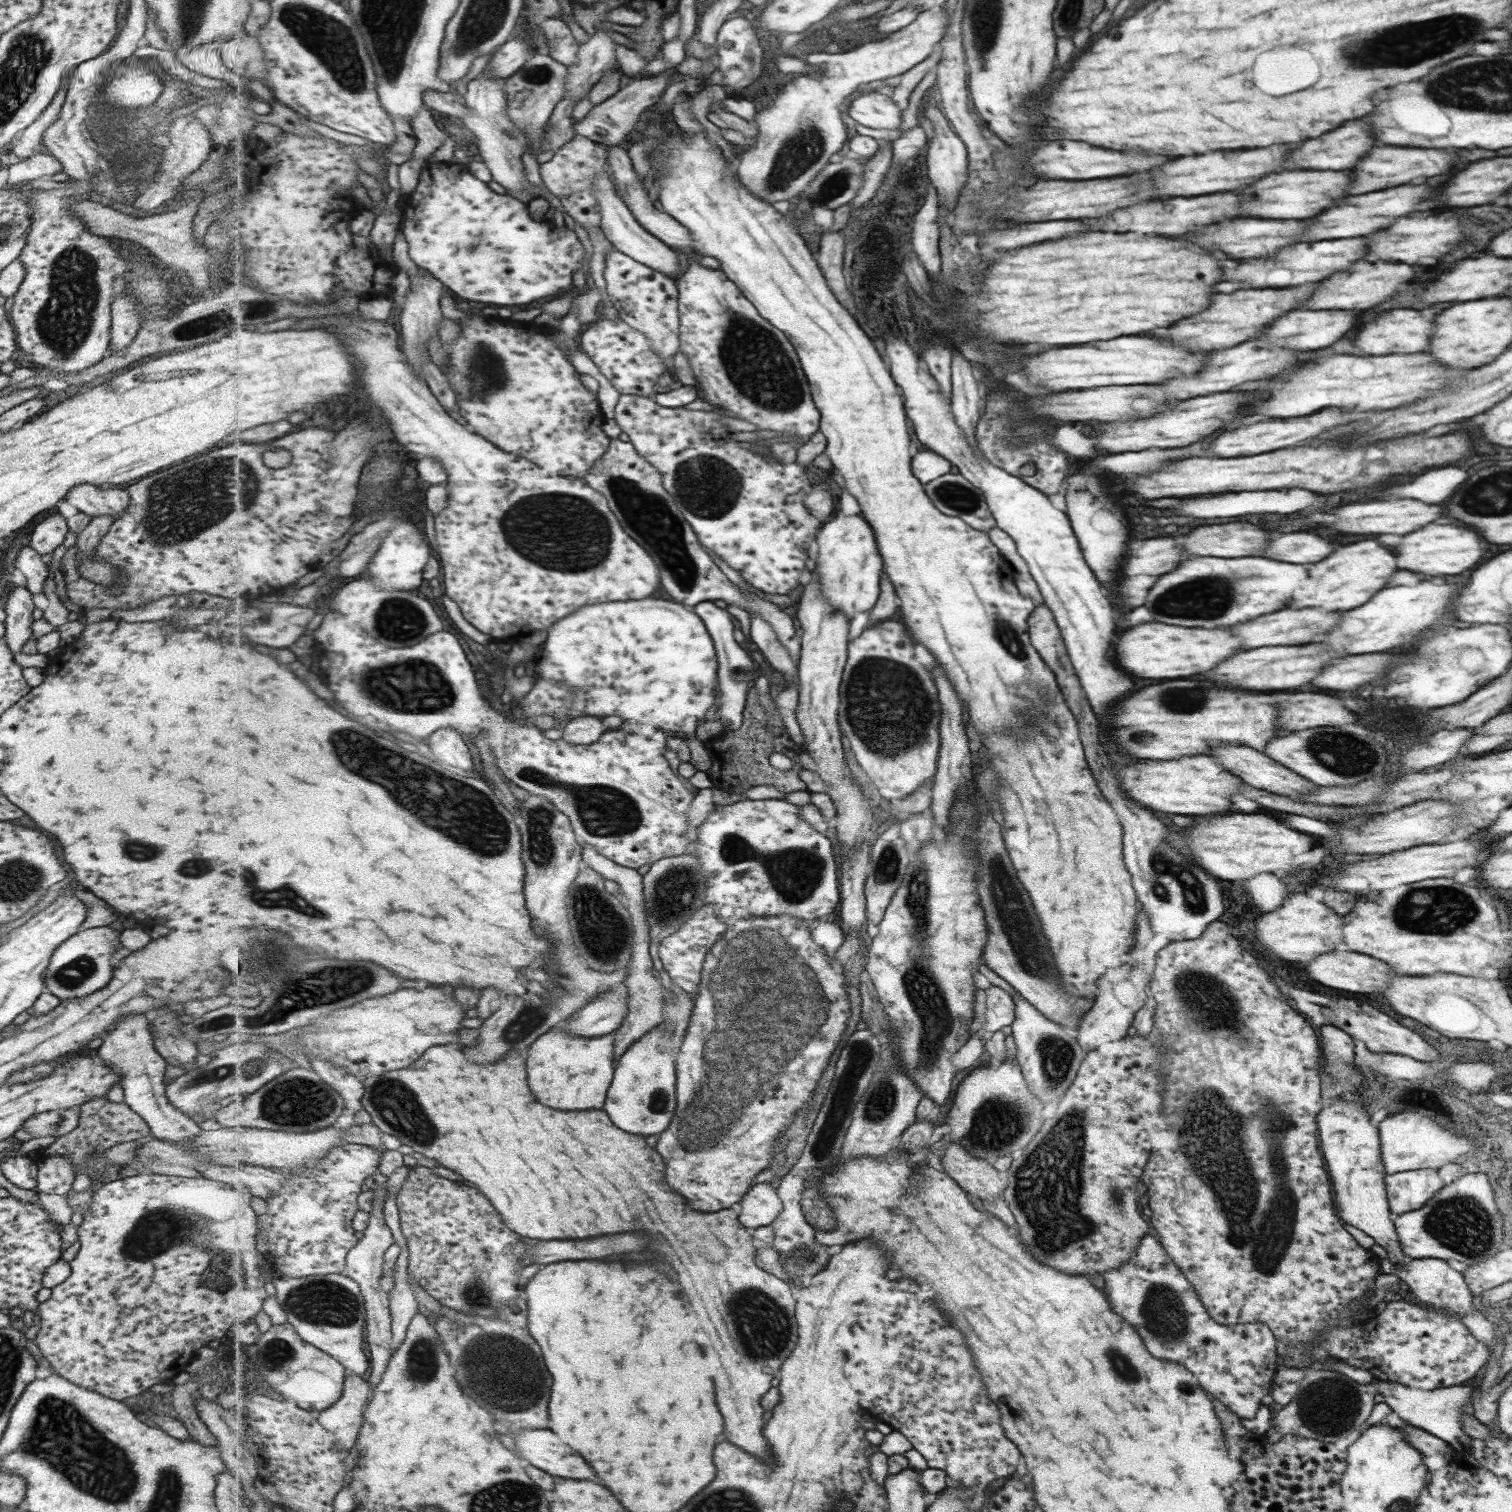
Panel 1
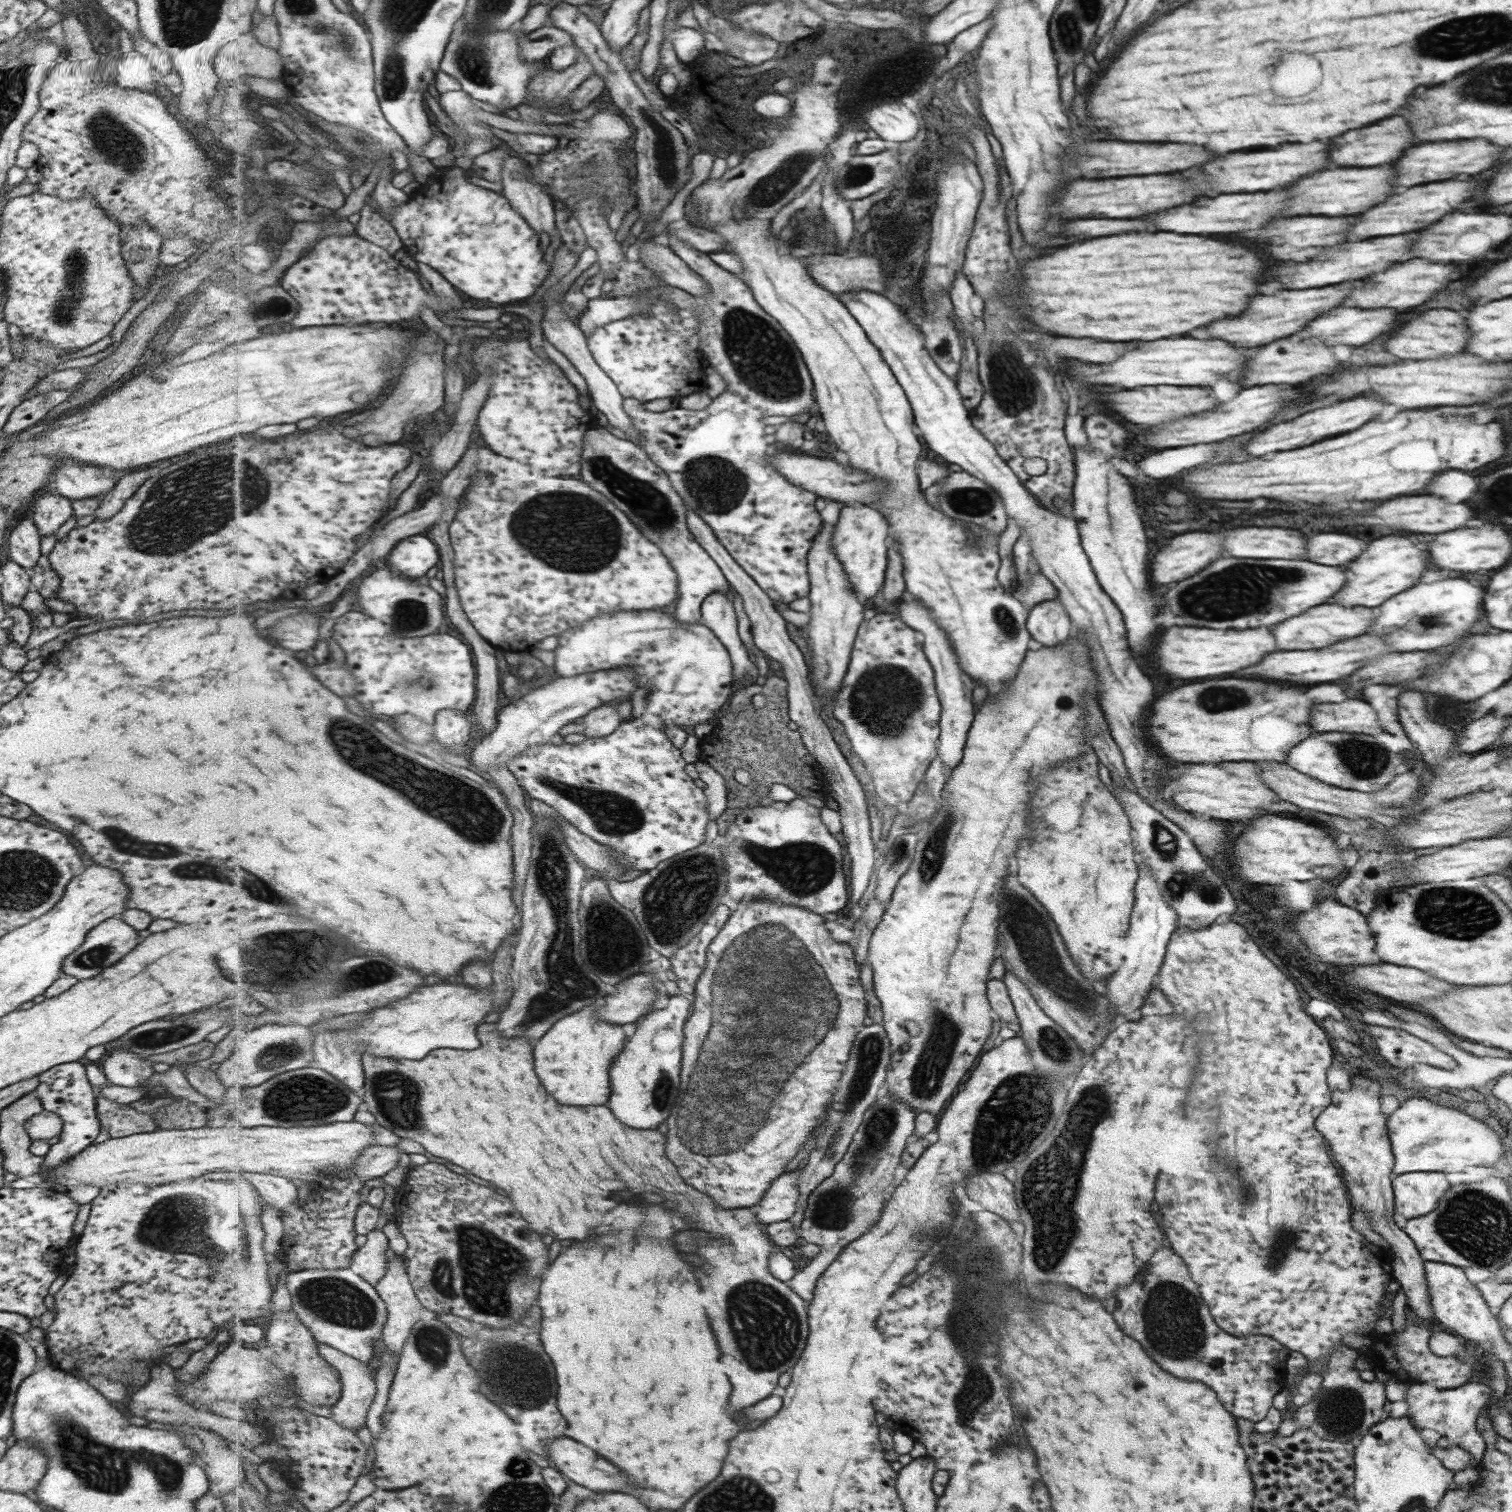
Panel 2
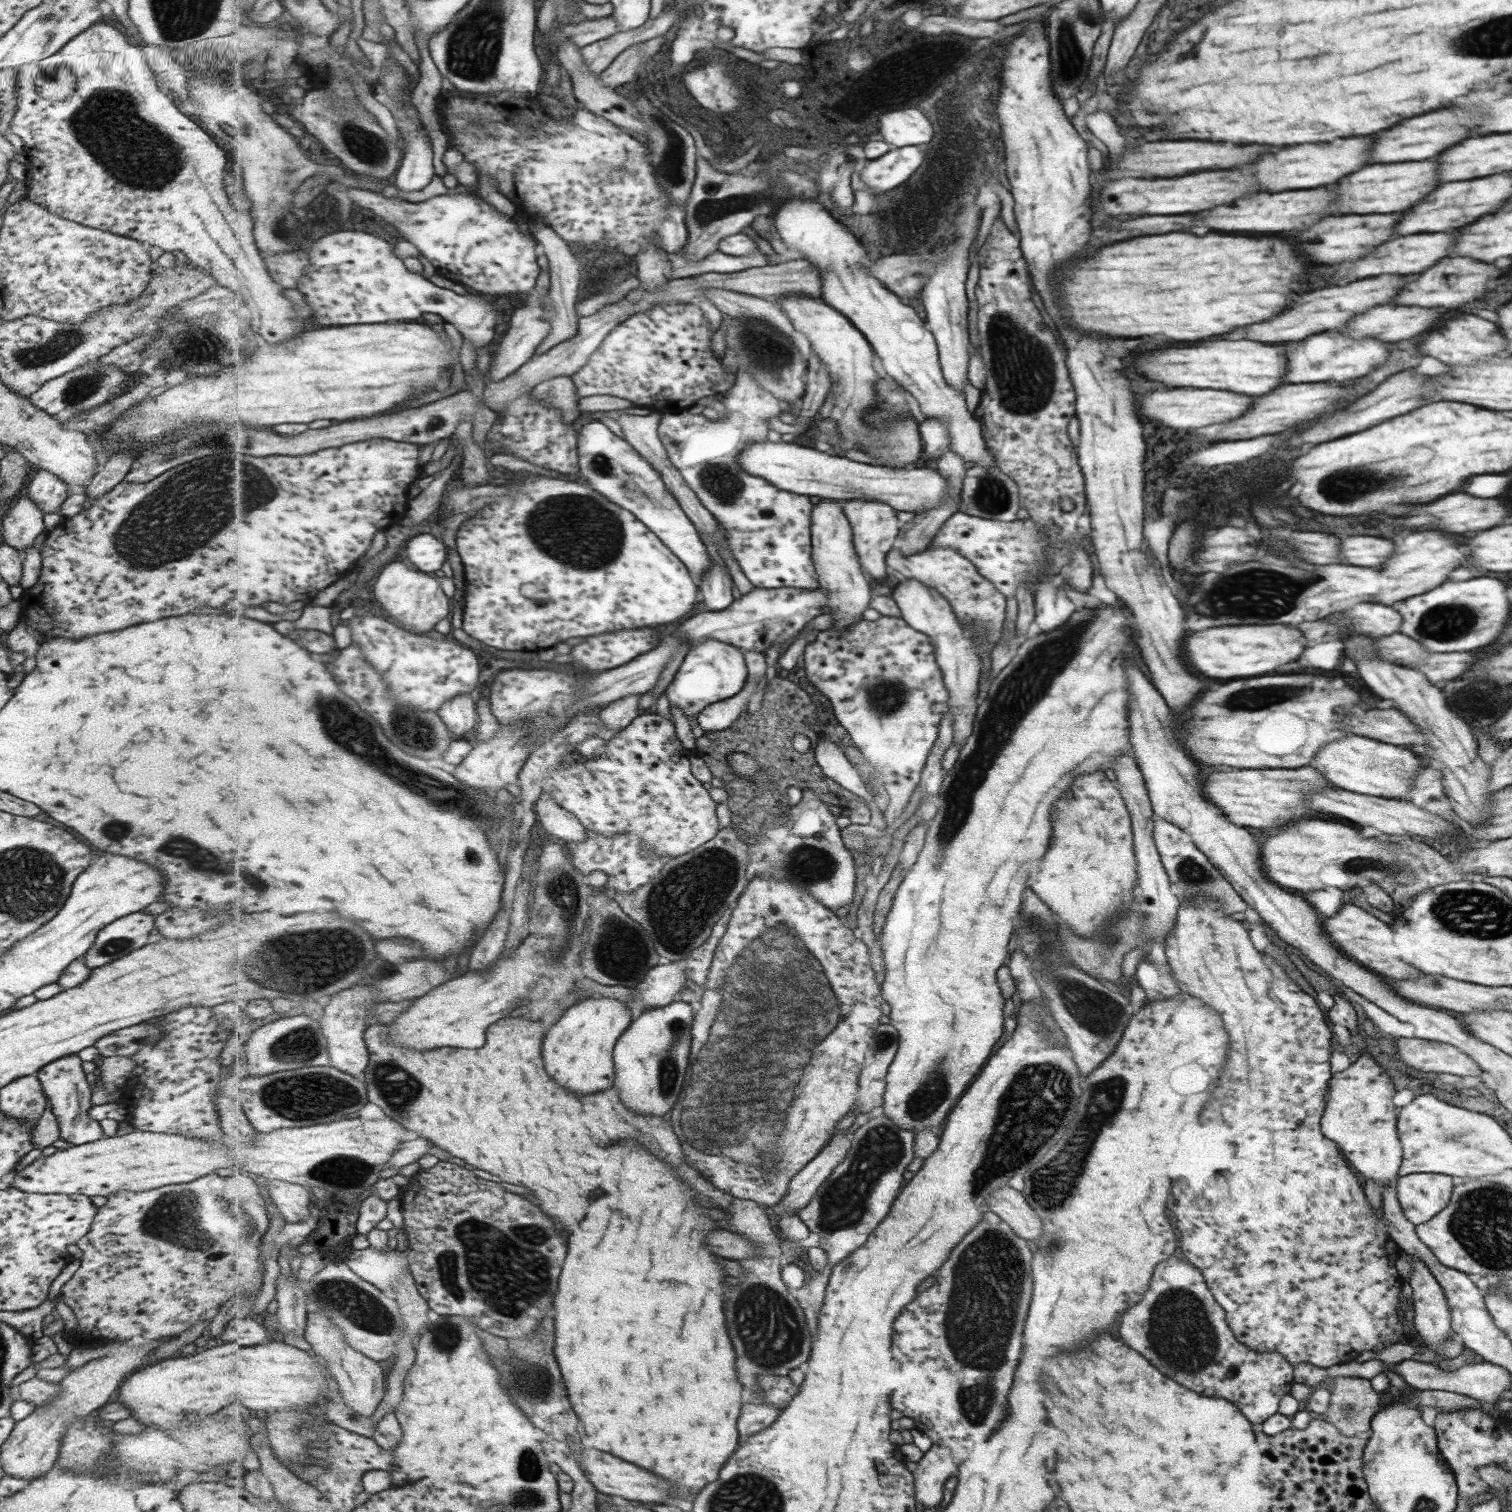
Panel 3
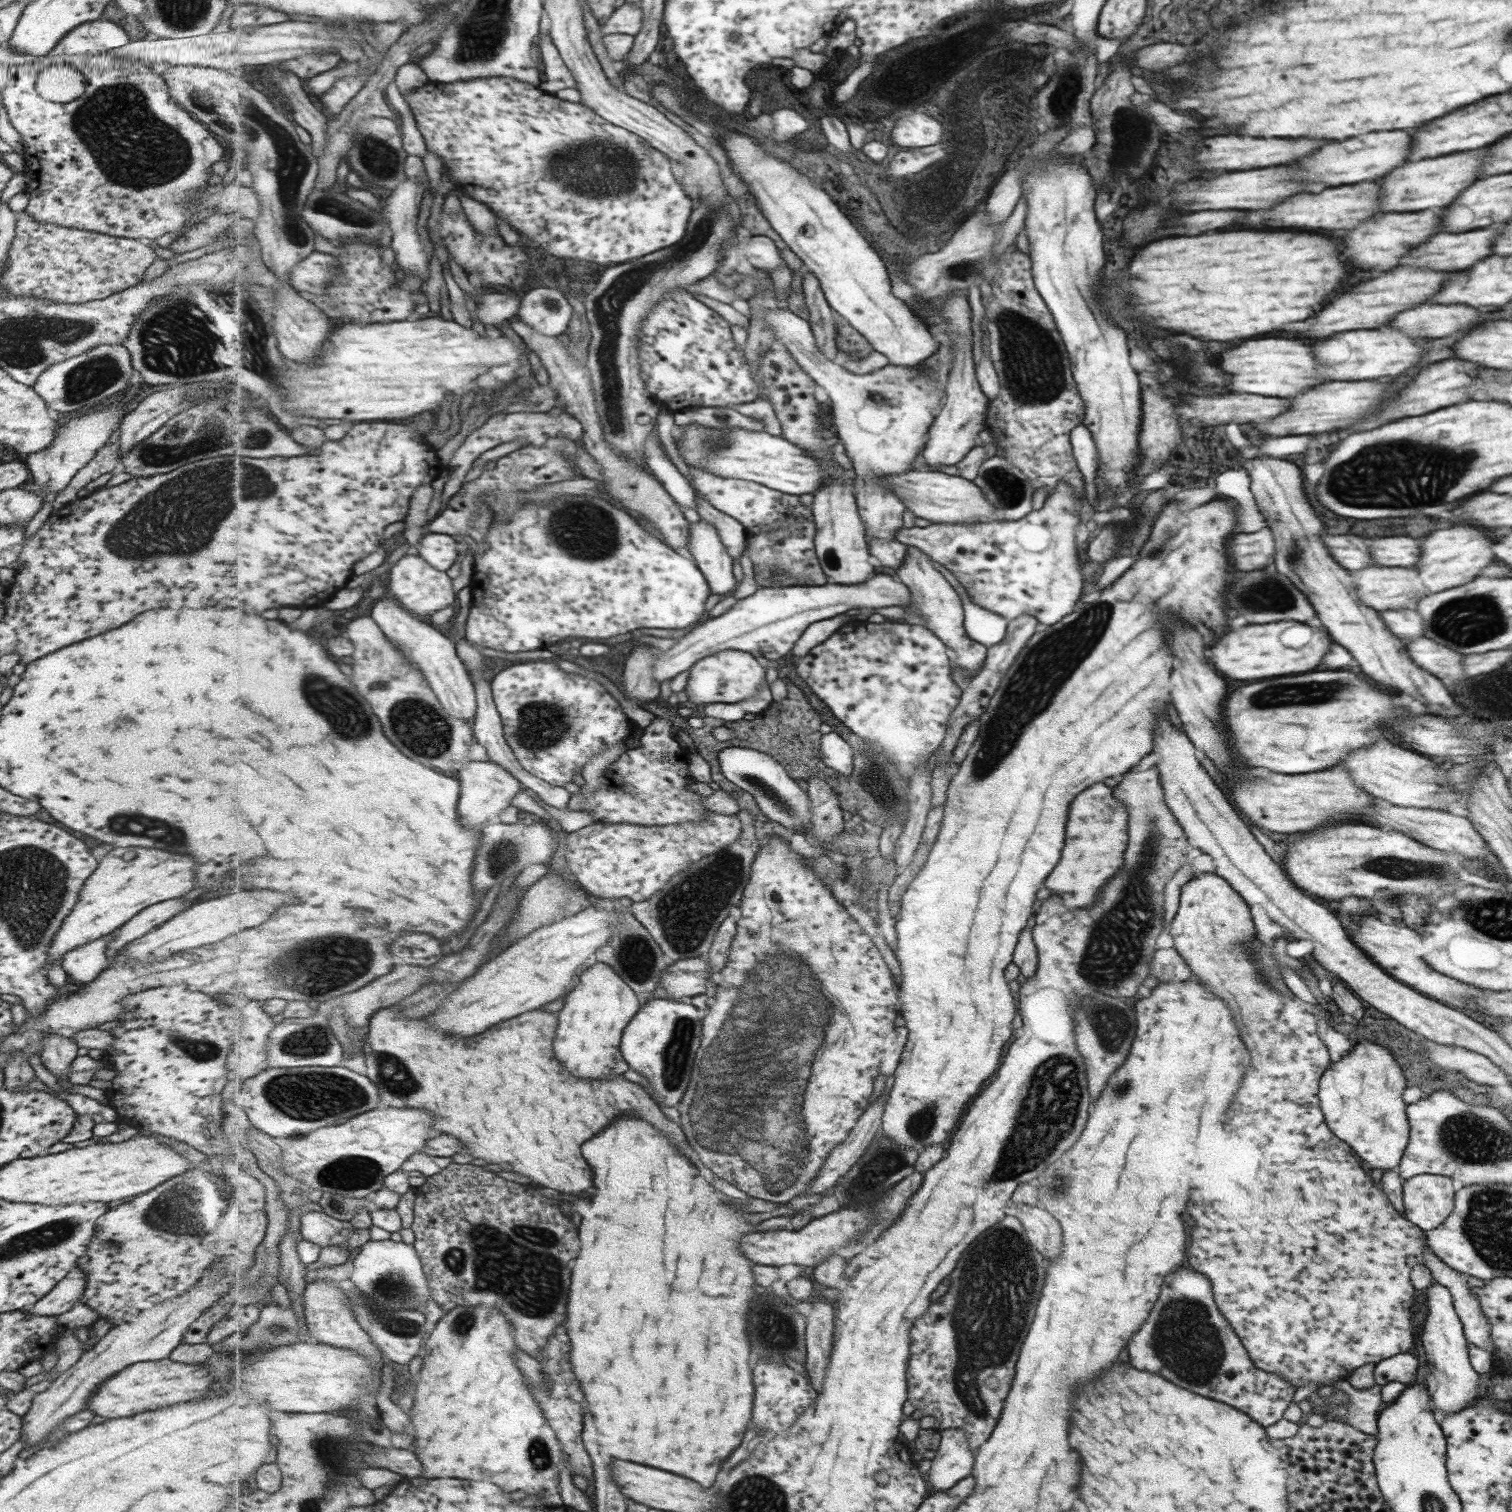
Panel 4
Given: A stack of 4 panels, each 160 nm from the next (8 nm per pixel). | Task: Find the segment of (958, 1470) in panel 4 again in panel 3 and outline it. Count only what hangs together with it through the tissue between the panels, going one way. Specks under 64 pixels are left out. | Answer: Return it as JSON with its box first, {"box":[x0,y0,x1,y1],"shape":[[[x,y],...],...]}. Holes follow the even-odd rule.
{"box":[913,1442,956,1510],"shape":[[[933,1442],[917,1461],[913,1470],[915,1498],[923,1510],[938,1510],[941,1496],[946,1496],[947,1486],[956,1474],[954,1454],[943,1445]]]}

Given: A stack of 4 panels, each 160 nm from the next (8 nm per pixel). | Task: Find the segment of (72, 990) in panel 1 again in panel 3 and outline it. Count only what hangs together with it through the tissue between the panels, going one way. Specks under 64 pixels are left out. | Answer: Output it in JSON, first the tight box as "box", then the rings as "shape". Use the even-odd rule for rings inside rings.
{"box":[81,911,153,970],"shape":[[[137,911],[106,924],[81,956],[89,970],[99,968],[128,952],[141,948],[153,937],[153,915]]]}

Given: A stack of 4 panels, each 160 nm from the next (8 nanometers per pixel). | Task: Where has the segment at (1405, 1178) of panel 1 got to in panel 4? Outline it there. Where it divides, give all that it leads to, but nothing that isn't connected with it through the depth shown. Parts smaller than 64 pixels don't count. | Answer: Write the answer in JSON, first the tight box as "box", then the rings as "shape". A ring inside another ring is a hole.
{"box":[1402,1175,1453,1232],"shape":[[[1415,1175],[1402,1184],[1403,1215],[1423,1232],[1444,1223],[1453,1211],[1451,1180],[1441,1175]]]}

